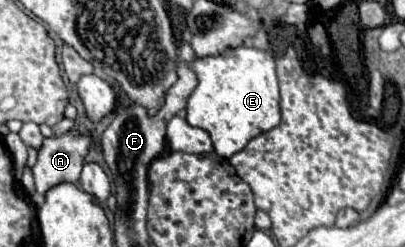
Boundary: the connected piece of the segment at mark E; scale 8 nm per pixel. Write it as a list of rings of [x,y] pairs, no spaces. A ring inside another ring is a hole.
[[[182,44],[180,58],[198,78],[194,92],[188,98],[186,120],[190,126],[202,128],[210,134],[218,156],[230,158],[244,150],[252,138],[280,124],[280,92],[272,54],[258,48],[238,46],[216,56],[198,58],[188,44]]]

